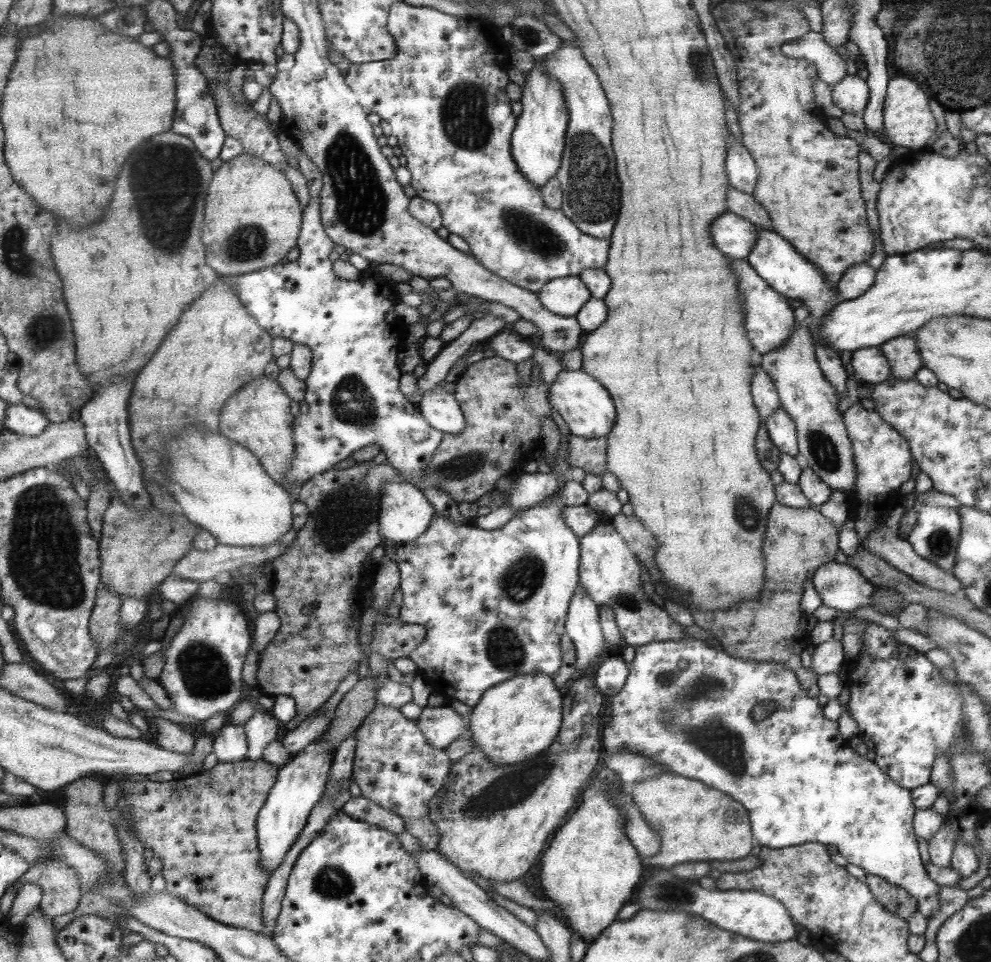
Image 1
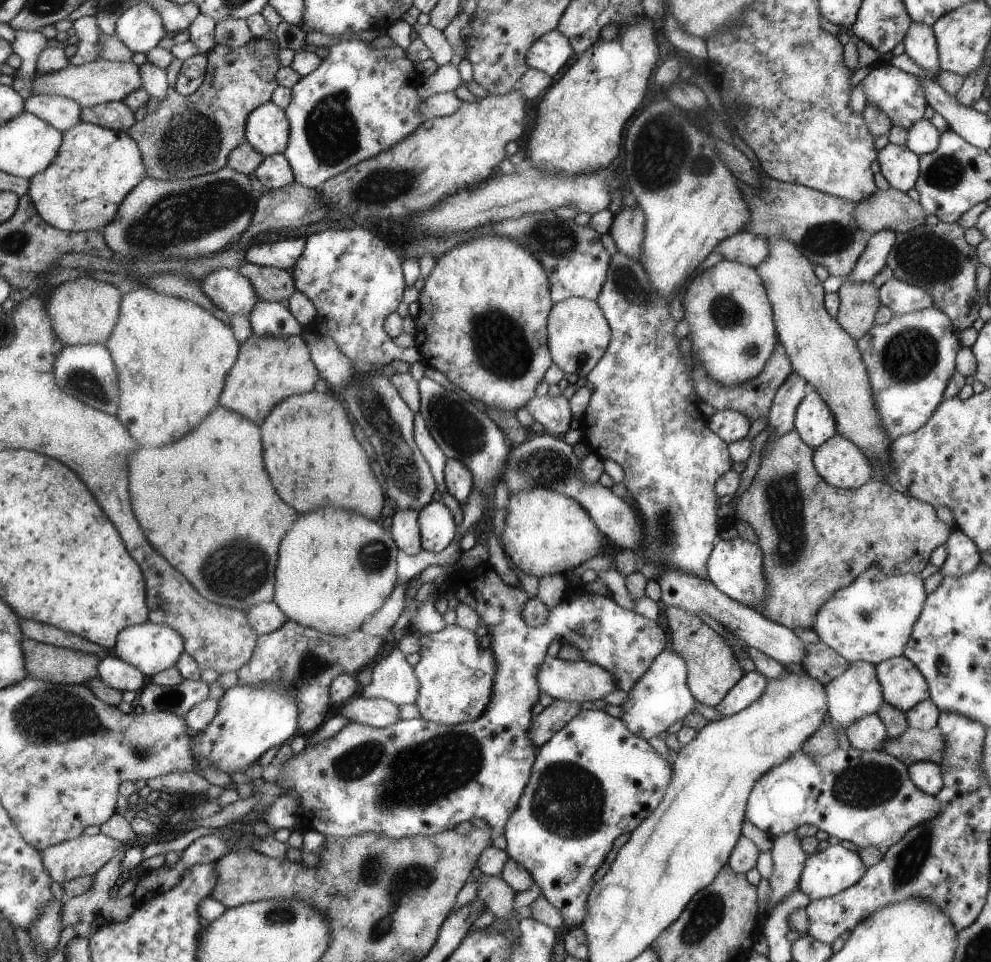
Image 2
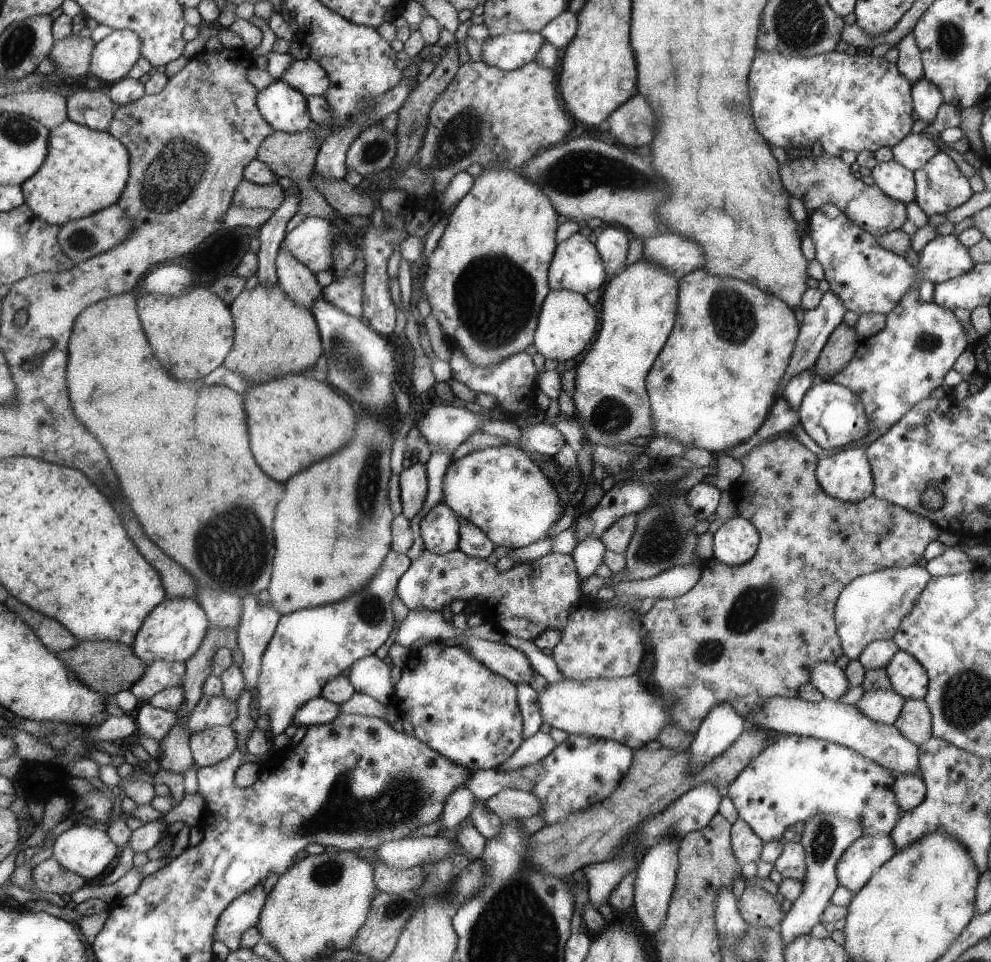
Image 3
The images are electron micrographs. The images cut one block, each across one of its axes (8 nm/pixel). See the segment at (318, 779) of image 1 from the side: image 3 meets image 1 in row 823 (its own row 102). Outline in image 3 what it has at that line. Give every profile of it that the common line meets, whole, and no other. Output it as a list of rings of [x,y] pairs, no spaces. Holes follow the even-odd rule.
[[[280,79],[265,86],[257,95],[258,112],[274,131],[297,133],[312,126],[306,97]]]

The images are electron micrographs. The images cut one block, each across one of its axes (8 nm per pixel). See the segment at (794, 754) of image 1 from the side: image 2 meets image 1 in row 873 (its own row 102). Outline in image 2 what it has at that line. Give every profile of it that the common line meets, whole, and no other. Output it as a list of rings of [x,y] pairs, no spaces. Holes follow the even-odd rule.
[[[874,62],[867,68],[867,74],[860,80],[863,86],[865,103],[879,108],[889,116],[893,126],[908,129],[923,116],[926,96],[923,93],[922,82],[919,78],[893,67],[889,63]]]

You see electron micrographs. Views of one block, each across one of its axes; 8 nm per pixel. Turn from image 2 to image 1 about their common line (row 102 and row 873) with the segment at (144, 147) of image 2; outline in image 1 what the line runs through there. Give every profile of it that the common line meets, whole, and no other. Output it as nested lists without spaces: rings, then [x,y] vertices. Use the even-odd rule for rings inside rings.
[[[247,759],[233,763],[217,763],[210,770],[201,770],[169,782],[121,782],[121,799],[114,812],[125,809],[127,821],[135,829],[143,848],[149,848],[152,856],[161,862],[160,875],[167,893],[193,905],[199,912],[206,913],[211,920],[233,928],[251,929],[261,933],[263,923],[262,898],[266,892],[268,877],[262,868],[261,853],[257,841],[257,819],[262,804],[277,780],[277,768],[262,759],[251,762]]]

